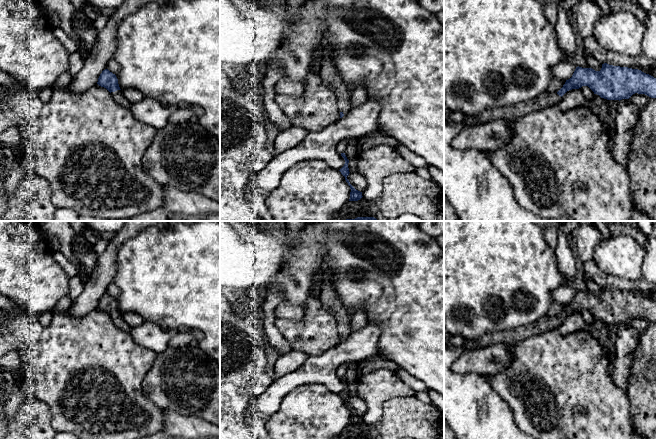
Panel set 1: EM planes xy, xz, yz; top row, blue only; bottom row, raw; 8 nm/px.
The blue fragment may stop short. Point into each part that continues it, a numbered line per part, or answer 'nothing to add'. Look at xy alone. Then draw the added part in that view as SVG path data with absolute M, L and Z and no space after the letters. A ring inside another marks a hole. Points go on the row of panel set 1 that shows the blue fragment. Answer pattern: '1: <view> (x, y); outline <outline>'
1: xy (118, 96); outline M117 90L115 92L111 92L111 96L114 99L114 101L124 108L128 108L131 106L130 101L124 96L122 90Z

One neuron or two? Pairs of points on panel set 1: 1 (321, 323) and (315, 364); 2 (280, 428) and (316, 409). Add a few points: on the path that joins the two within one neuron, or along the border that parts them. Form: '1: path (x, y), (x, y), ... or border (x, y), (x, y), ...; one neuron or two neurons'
1: border (336, 344), (320, 354), (310, 356); two neurons
2: path (289, 419), (294, 415), (307, 415); one neuron

